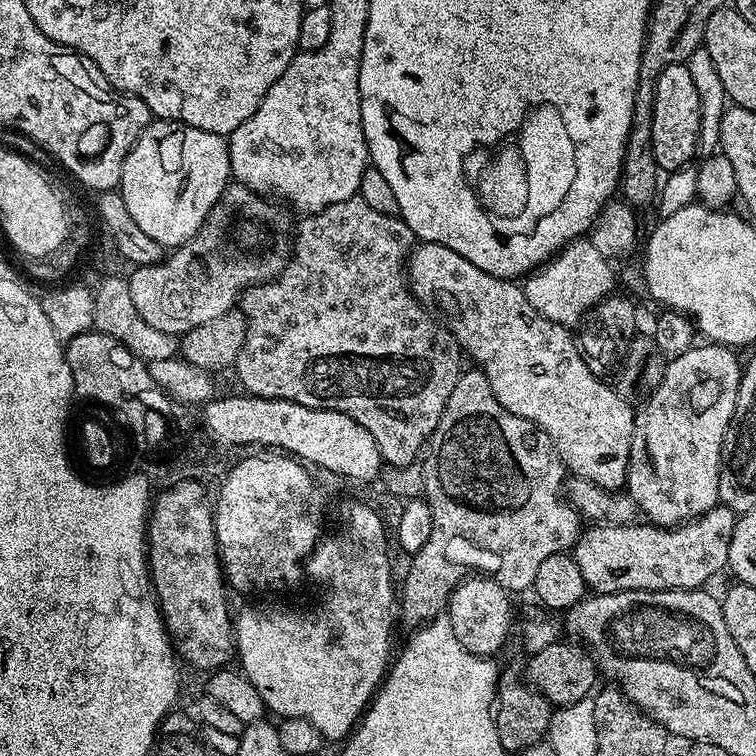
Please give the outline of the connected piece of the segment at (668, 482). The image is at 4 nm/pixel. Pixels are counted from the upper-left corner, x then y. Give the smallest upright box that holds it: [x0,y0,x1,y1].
[626,345,742,528]

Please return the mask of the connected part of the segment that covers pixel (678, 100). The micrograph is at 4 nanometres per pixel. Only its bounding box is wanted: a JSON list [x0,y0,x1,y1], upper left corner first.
[652,64,700,173]

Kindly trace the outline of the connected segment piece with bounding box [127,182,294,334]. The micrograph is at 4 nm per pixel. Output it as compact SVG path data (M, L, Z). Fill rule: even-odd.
M229 183L194 238L165 255L159 264L131 269L132 276L129 275L127 281L134 310L138 310L138 314L142 314L142 318L146 318L154 330L173 334L189 332L194 330L194 326L202 326L202 322L214 322L214 318L222 318L222 314L233 311L246 289L276 279L291 260L293 241L290 233L294 220L288 217L287 211L289 209L283 203L273 202L245 184Z

